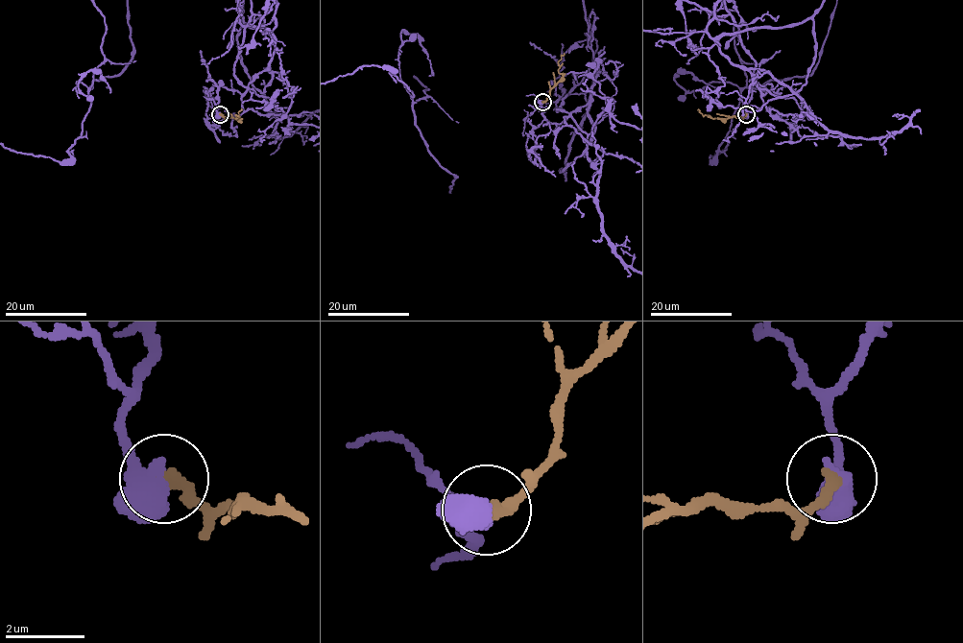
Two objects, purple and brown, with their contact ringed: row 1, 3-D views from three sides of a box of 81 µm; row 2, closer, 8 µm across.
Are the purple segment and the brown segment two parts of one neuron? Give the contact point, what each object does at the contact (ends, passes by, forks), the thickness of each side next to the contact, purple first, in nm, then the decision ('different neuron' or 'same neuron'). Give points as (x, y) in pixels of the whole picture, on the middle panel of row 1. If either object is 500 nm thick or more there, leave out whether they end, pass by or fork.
place (542, 102); calibres 550 and 320 nm; same neuron

